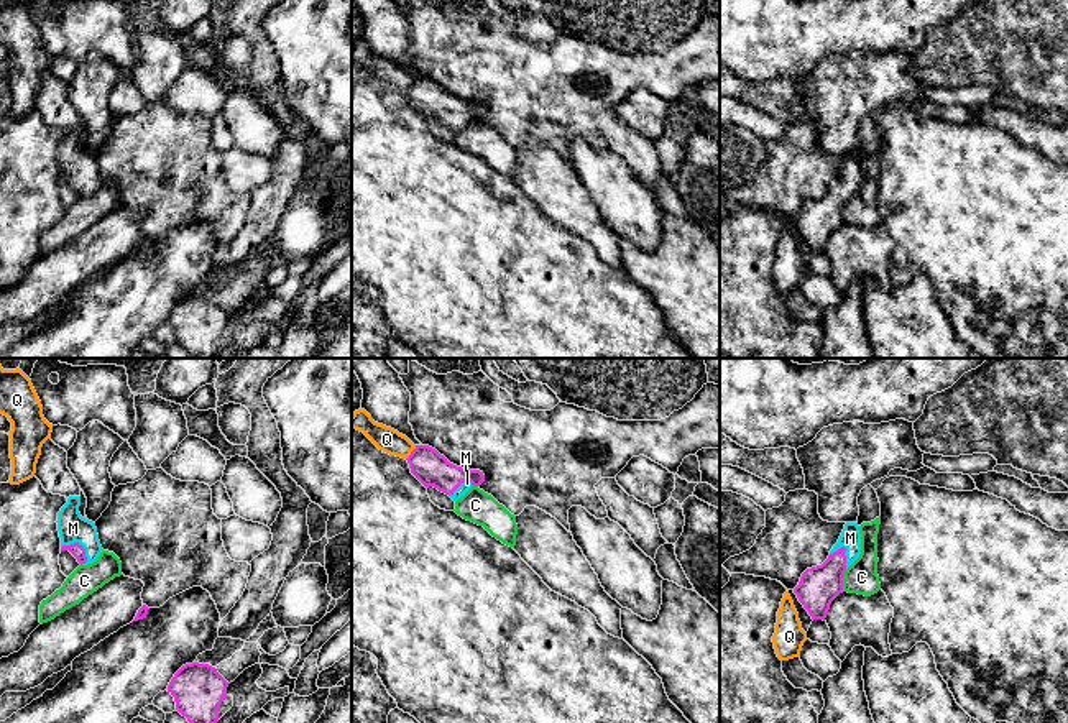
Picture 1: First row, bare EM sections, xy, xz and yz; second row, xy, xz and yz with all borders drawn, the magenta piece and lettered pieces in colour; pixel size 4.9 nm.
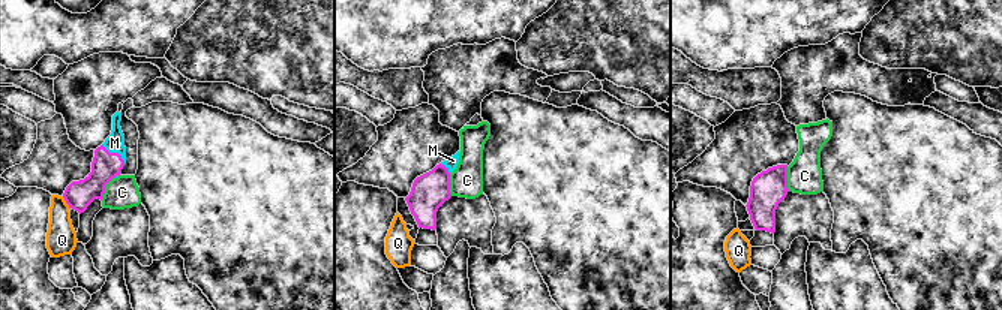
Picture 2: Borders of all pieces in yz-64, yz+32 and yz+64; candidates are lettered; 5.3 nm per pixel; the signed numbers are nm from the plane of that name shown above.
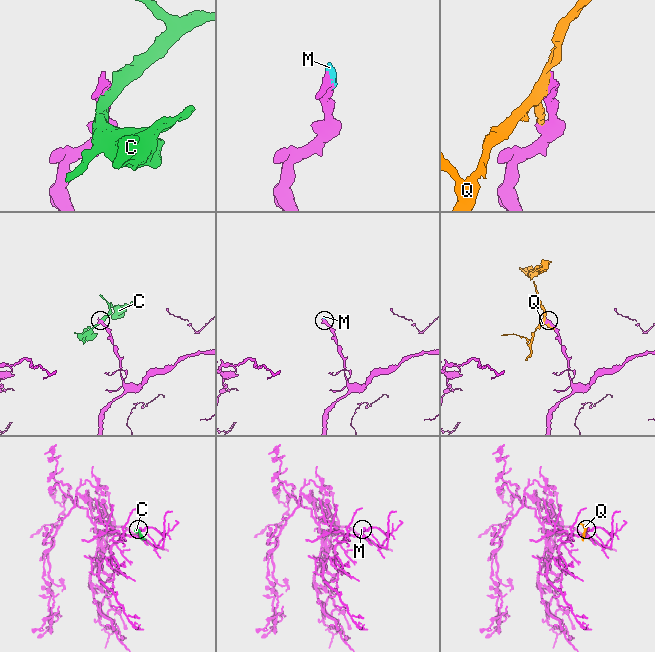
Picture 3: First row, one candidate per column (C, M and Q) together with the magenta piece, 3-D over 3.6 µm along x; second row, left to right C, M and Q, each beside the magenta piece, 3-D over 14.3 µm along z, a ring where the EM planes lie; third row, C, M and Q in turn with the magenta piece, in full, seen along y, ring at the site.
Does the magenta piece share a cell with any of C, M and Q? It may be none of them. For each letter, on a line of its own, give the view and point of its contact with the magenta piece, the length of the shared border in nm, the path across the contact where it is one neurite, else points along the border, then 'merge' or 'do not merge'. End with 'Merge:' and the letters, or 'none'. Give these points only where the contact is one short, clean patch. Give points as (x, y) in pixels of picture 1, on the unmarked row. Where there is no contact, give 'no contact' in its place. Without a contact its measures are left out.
C: meets magenta in yz at (842, 212); contact 110 nm long; border along yz (847, 201), (842, 211), (842, 222); do not merge
M: meets magenta in xy at (79, 176); contact 150 nm long; runs through xy (76, 181), (79, 176), (79, 168), (73, 160); merge
Q: meets magenta in xz at (411, 84); contact 90 nm long; do not merge
Merge: M

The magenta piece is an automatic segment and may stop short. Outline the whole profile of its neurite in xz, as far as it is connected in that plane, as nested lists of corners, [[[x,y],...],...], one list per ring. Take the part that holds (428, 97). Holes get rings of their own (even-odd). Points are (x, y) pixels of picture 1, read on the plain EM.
[[[416,77],[406,92],[411,105],[426,120],[434,118],[453,133],[485,113],[483,104],[457,99],[429,77]]]

